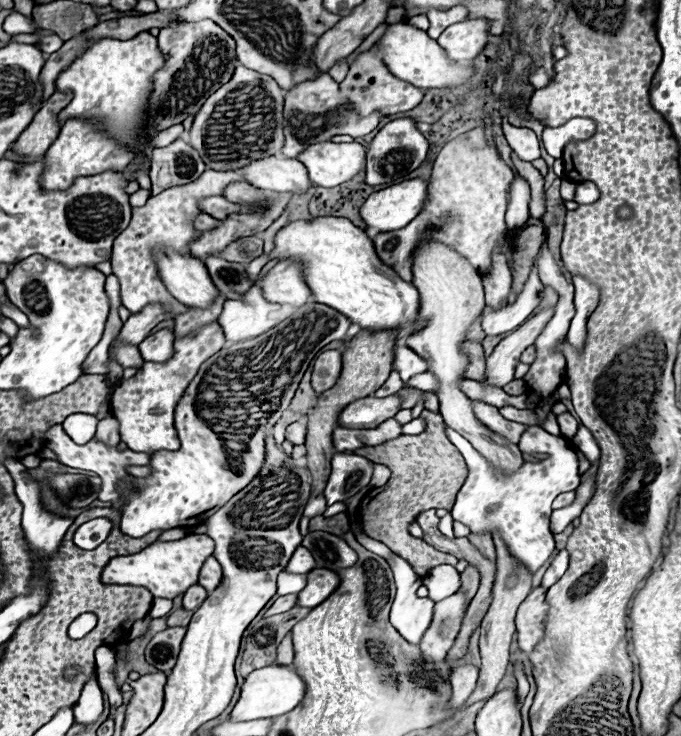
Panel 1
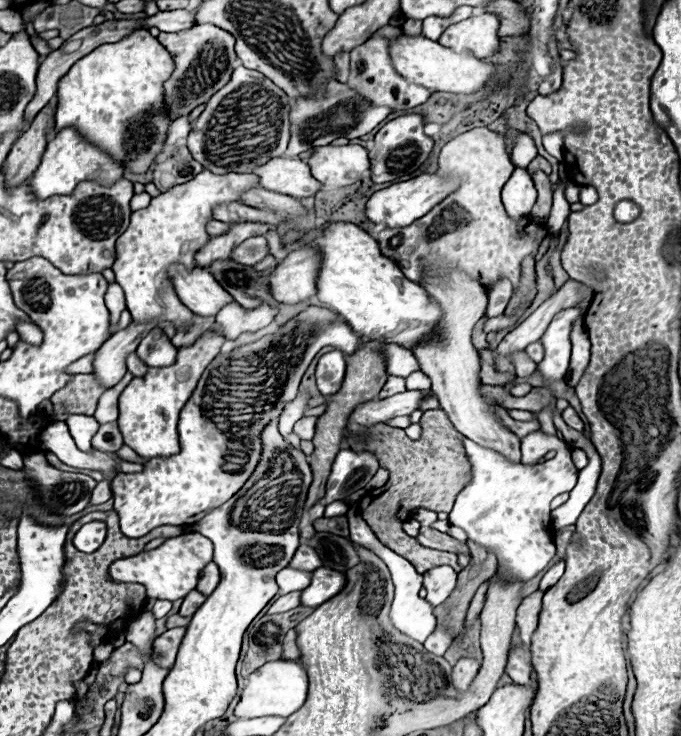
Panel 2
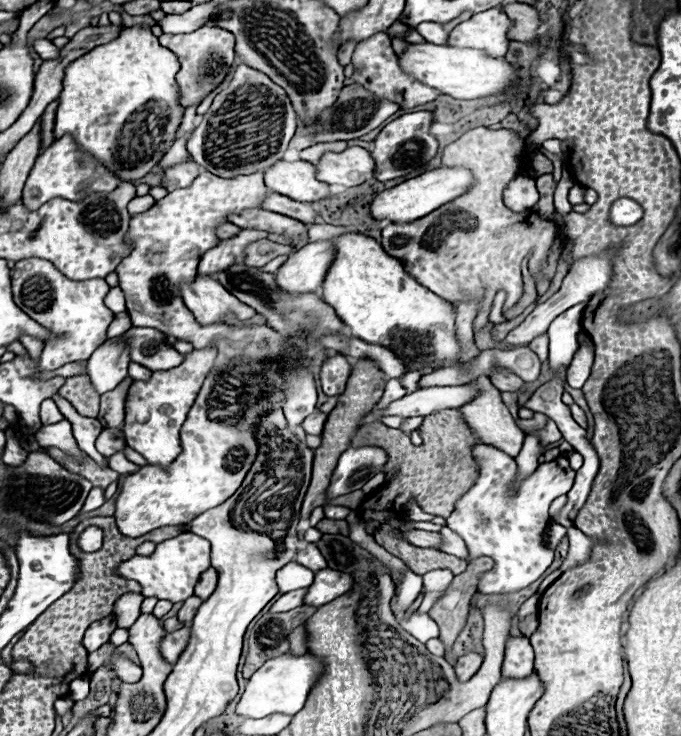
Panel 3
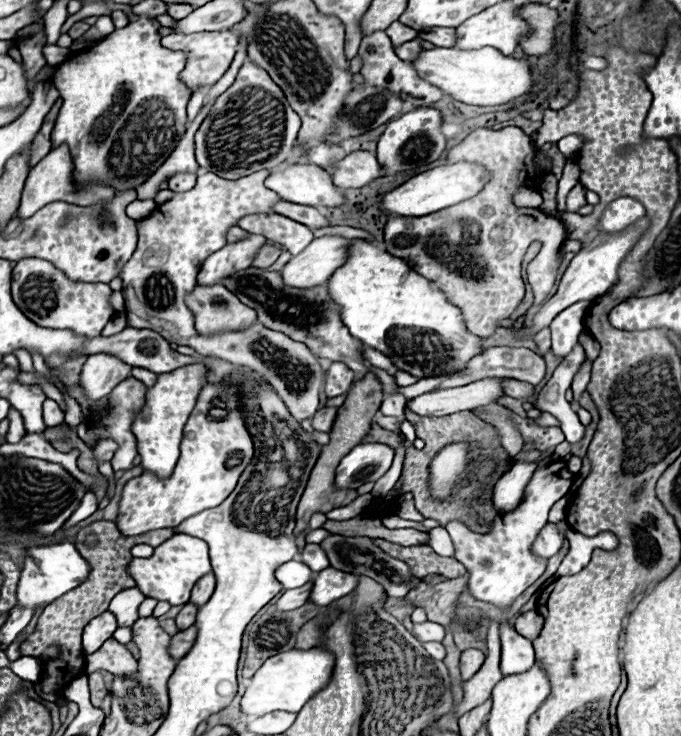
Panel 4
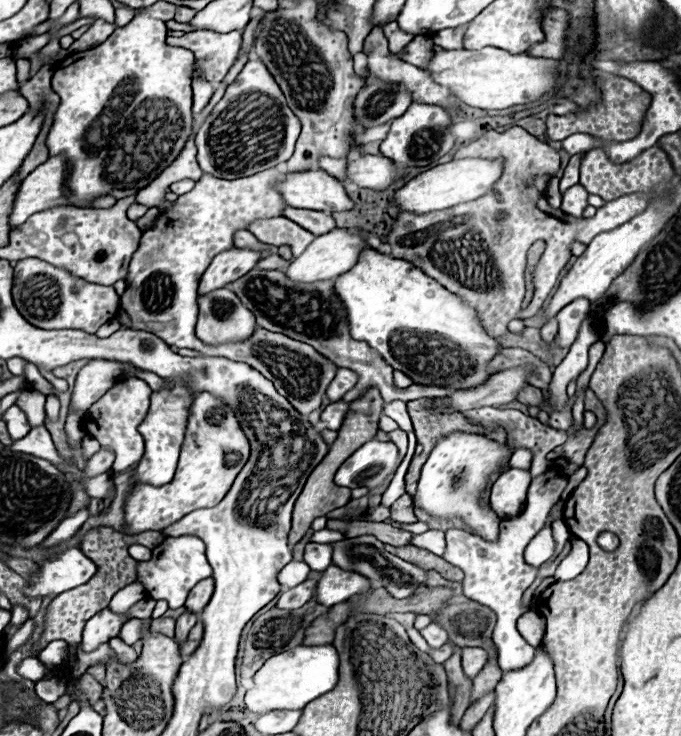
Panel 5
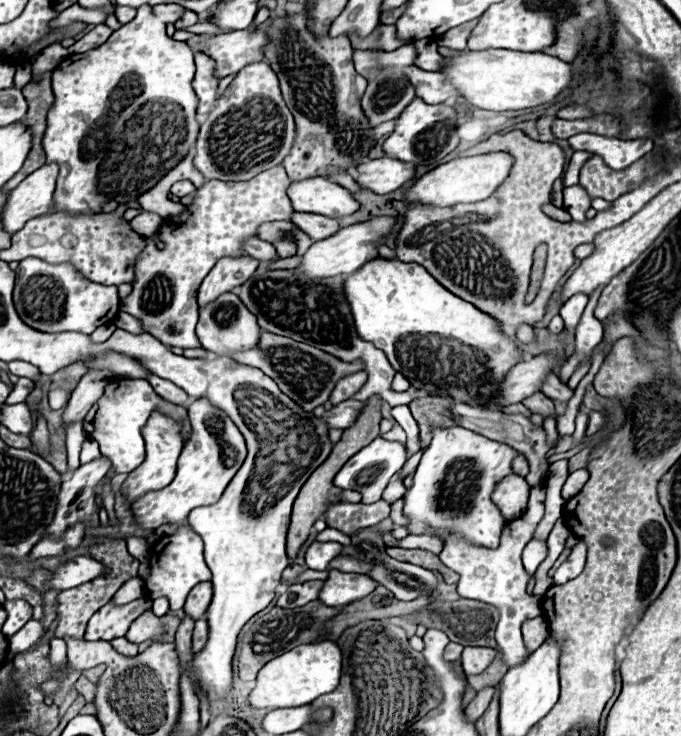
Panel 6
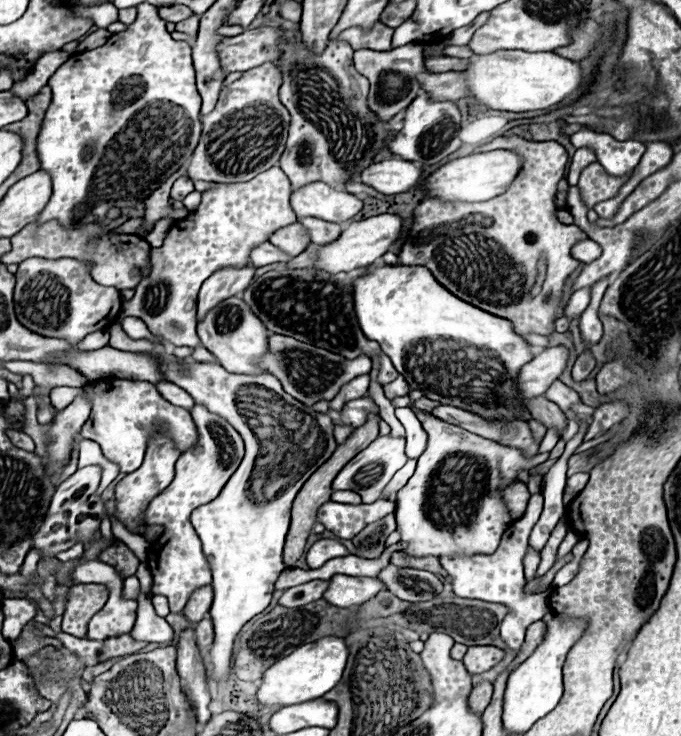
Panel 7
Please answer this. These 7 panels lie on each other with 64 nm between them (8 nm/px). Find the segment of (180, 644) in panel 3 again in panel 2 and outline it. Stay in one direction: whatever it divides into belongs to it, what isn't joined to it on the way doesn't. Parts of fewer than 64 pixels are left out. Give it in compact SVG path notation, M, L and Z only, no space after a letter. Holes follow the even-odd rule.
M172 628L166 630L164 634L158 636L158 640L154 642L154 660L156 664L160 664L162 668L172 668L180 642L186 634L186 628Z

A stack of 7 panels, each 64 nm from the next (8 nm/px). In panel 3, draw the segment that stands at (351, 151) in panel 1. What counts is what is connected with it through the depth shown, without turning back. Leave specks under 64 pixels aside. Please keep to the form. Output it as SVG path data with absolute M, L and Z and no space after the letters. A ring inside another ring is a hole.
M354 146L338 154L328 152L314 166L318 172L318 180L328 182L330 186L352 188L374 176L376 162L368 150Z

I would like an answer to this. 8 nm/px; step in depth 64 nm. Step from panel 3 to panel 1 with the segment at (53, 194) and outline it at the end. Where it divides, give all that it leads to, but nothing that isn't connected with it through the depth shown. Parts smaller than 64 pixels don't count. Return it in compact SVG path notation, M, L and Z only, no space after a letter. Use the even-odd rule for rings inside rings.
M68 120L60 128L58 138L50 144L46 152L40 186L46 192L68 190L74 184L74 180L80 176L96 176L102 172L122 172L132 160L134 160L132 152L126 152L116 142L108 140L108 136L102 134L96 126L82 120Z

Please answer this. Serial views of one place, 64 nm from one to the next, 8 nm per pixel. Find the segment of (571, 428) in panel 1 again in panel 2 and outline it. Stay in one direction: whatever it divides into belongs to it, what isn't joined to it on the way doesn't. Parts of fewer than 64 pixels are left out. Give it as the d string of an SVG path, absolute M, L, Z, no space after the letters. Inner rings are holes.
M568 406L566 410L564 410L564 420L572 426L572 428L576 428L576 430L584 430L584 422L582 422L582 418L580 418L580 414L572 408L572 406Z

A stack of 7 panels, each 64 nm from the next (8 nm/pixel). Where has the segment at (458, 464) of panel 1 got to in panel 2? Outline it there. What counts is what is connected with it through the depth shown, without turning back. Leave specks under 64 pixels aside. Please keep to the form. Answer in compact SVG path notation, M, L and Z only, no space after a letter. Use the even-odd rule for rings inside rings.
M442 410L424 412L420 440L410 440L404 430L390 428L386 424L378 424L372 428L354 426L354 432L368 434L368 438L350 438L350 448L368 448L368 452L376 452L376 456L380 456L380 466L390 472L388 482L382 488L378 488L376 494L370 494L374 498L370 498L370 504L362 508L362 518L374 530L376 538L396 554L404 556L420 574L436 566L452 566L456 572L460 572L462 568L456 560L456 554L420 546L412 536L406 536L402 524L414 514L416 508L426 508L432 512L450 512L456 496L470 484L472 466L462 446L464 434L460 434L452 426L452 422L448 422L446 412Z

